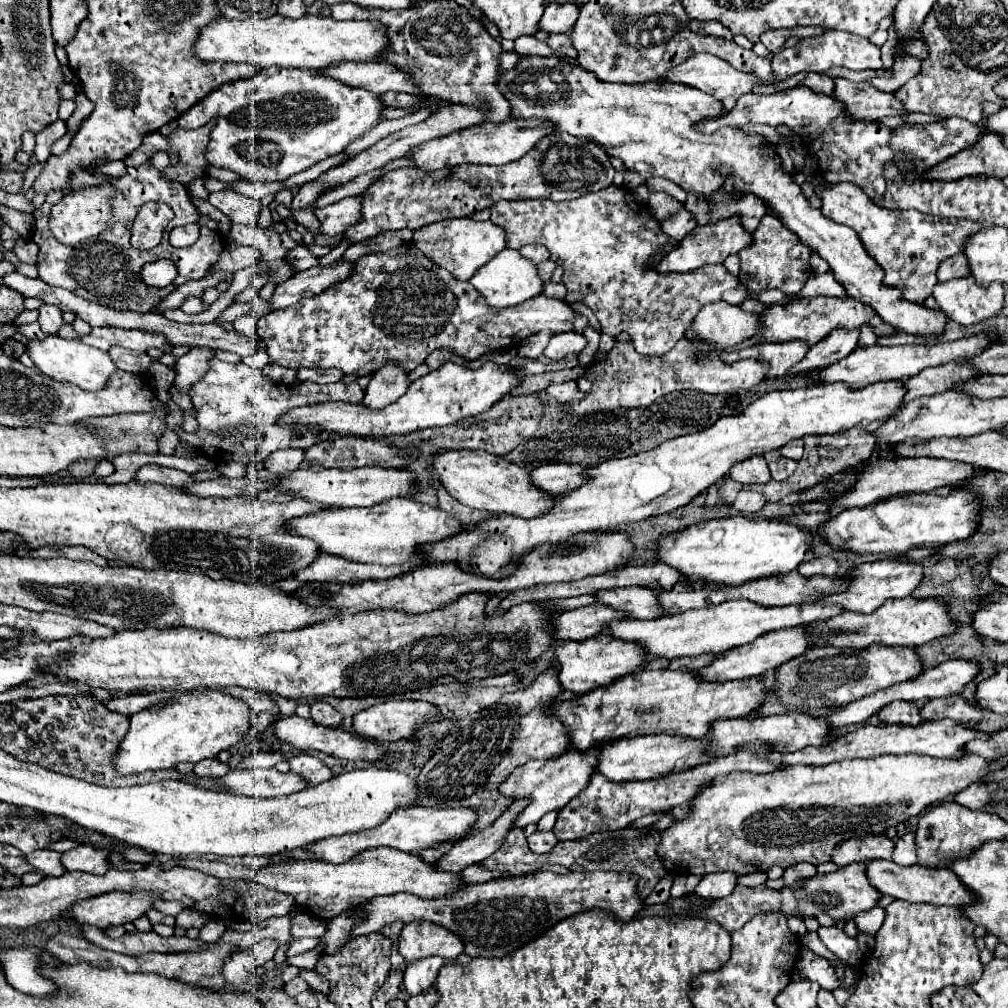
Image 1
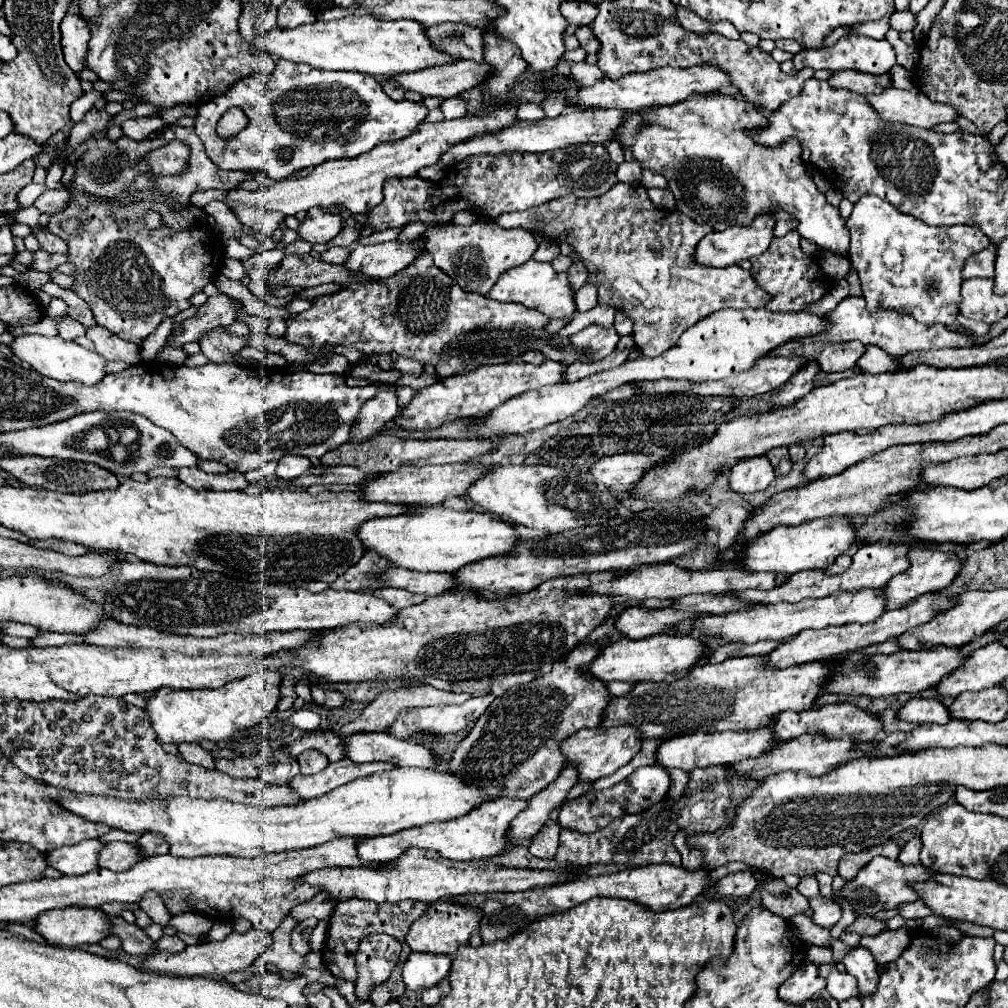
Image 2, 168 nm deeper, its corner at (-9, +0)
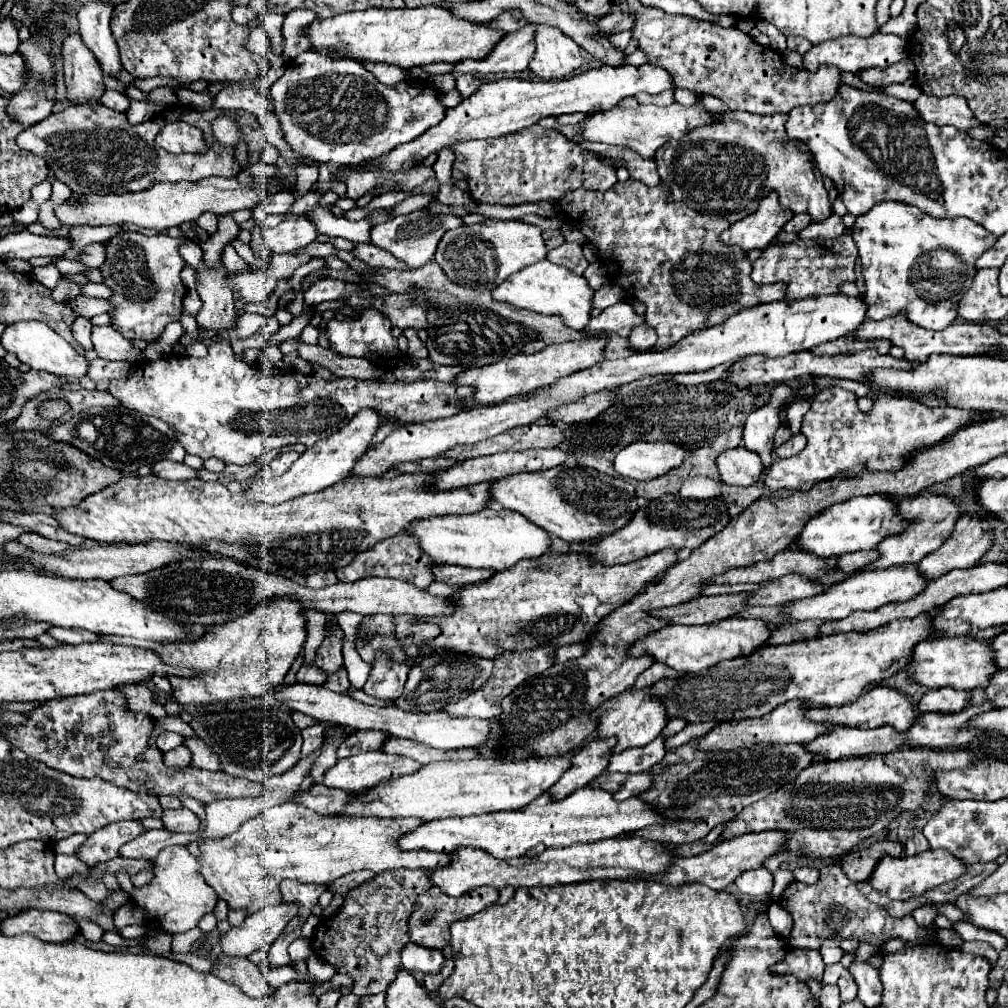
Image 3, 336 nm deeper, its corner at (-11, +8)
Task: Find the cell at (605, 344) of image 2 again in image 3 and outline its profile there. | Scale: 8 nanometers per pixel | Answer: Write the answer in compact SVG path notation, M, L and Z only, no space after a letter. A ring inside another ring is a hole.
M618 302L606 308L600 316L592 318L588 328L598 332L614 332L620 336L630 336L632 328L640 324L644 324L644 316L636 314L628 302Z

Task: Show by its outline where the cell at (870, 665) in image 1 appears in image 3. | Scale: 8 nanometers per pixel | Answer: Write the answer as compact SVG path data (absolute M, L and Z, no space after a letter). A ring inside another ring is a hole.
M944 636L920 642L914 648L914 656L908 666L910 676L928 688L952 686L958 690L984 688L986 680L990 680L990 676L994 676L996 670L998 666L994 648L988 642L980 642L972 636Z

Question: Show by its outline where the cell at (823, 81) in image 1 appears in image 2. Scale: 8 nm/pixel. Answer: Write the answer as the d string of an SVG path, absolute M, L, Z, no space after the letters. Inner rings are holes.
M834 72L828 78L828 84L832 88L846 88L856 94L876 94L888 88L888 74L872 76L866 72Z

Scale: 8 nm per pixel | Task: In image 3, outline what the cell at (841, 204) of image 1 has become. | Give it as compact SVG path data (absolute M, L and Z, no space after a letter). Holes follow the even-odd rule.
M898 202L876 204L868 214L858 216L852 236L866 280L868 318L884 320L904 312L912 324L930 330L944 330L956 320L962 294L978 272L978 256L998 240L970 218L938 220Z

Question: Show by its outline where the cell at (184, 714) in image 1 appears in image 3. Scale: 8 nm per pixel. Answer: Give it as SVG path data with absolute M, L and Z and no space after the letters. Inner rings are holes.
M282 596L274 598L280 600L260 604L254 612L246 612L246 616L240 616L230 624L208 626L210 636L206 636L206 640L194 640L194 644L174 646L133 637L99 636L117 645L148 648L162 656L162 662L166 664L192 668L196 672L192 678L168 678L174 698L182 704L208 704L264 696L282 686L286 672L306 640L306 618L302 614L302 606L296 600L282 600Z

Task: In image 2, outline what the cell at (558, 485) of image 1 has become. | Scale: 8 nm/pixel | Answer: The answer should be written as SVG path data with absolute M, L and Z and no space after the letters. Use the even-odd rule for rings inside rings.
M616 454L616 456L602 456L588 468L588 474L594 476L596 484L606 488L626 488L630 490L642 476L646 468L654 462L646 454Z

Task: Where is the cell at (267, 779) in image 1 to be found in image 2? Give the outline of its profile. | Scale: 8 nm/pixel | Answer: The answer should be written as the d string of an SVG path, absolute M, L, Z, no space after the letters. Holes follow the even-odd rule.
M342 758L338 762L330 762L322 772L312 776L294 776L288 782L288 788L292 788L300 798L316 798L322 796L336 786L342 786L346 782L352 782L356 778L374 774L378 770L392 770L394 766L388 762L370 762L370 764L356 764L348 758Z

